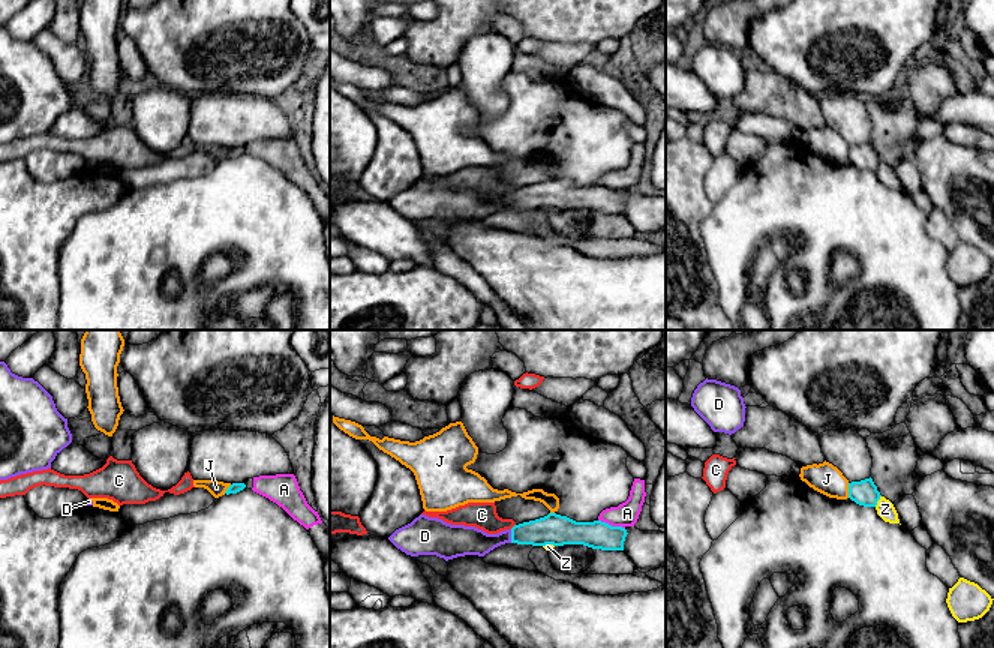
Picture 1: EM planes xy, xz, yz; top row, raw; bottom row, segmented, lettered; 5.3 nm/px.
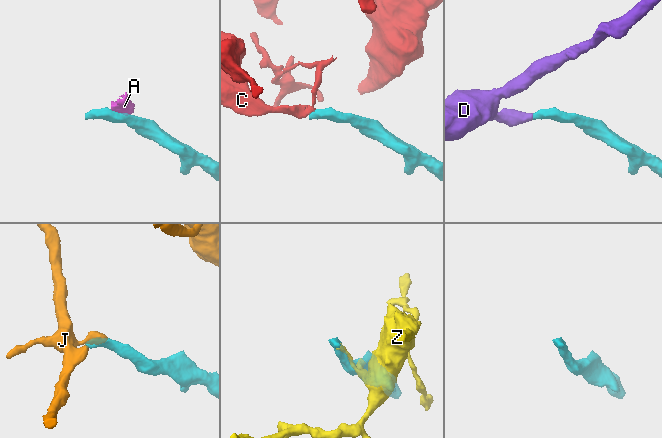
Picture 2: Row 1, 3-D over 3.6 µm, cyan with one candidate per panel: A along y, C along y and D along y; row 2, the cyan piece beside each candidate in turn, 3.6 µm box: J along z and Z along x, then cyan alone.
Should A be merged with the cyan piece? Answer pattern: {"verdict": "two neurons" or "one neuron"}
{"verdict": "two neurons"}

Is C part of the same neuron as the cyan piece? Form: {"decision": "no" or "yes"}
{"decision": "no"}

